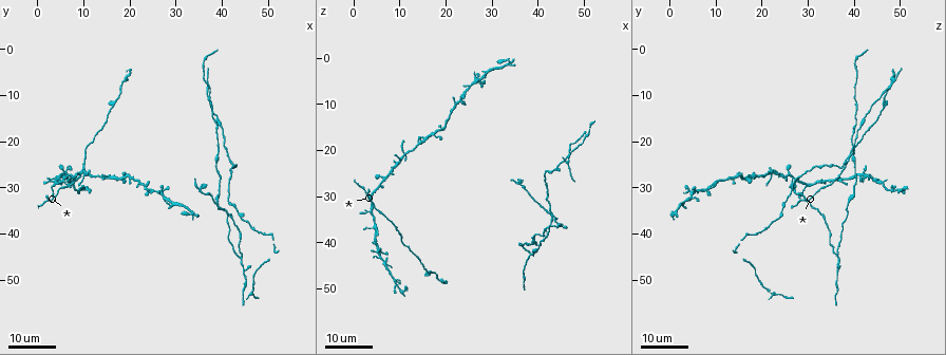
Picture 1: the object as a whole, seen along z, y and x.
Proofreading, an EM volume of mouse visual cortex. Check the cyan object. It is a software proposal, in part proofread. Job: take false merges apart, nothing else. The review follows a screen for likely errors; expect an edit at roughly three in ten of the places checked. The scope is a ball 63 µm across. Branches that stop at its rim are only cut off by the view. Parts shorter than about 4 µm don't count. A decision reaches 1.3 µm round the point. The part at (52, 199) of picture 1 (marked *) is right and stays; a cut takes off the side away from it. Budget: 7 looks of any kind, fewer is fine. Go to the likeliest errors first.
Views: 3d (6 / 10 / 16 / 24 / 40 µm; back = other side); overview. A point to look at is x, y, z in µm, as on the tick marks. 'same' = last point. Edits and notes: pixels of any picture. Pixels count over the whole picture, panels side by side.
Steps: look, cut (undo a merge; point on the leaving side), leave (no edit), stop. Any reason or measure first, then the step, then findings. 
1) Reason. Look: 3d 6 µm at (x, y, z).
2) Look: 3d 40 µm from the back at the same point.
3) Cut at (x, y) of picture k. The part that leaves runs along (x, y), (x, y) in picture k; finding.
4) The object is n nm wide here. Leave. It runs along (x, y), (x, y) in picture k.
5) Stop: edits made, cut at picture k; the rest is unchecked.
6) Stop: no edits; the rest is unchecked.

Three-way junction. Look: 3d 24 µm at (44.0, 45.0, 36.5).

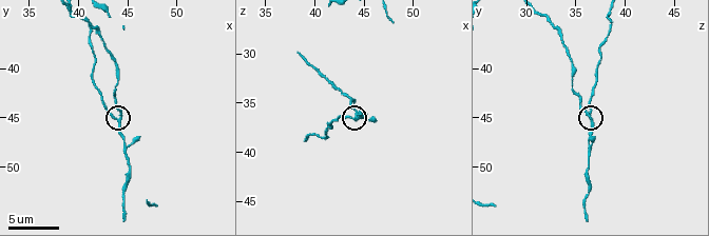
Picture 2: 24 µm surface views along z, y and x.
Look: 3d 6 µm at (43.8, 45.0, 36.6).

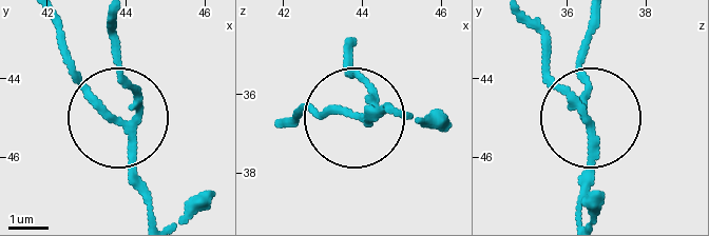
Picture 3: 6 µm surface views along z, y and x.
Leave. It runs along (112, 24), (132, 175), (149, 202) in picture 3; continuous, no second cell.

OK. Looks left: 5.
Three-way junction. Look: 3d 24 µm at (17.0, 28.0, 16.0).

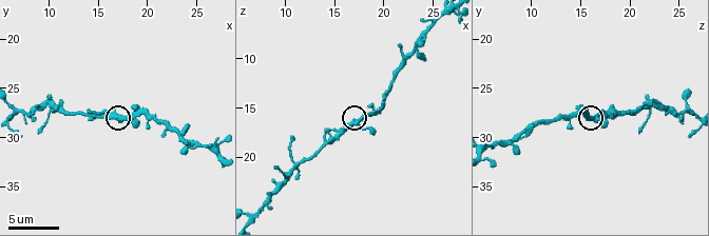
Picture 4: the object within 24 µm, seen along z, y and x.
Look: 3d 6 µm at (17.4, 28.2, 16.8).

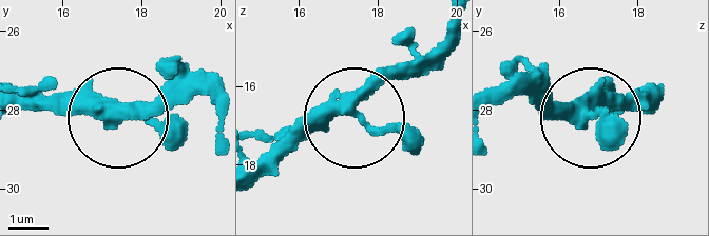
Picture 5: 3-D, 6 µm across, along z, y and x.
The side arm is 68 µm long. Leave. It runs along (656, 91), (616, 91), (586, 118), (545, 111), (522, 94) in picture 5; one cell here.

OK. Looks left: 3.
Three arms meet. Look: 3d 16 µm at (4.0, 29.5, 29.5).

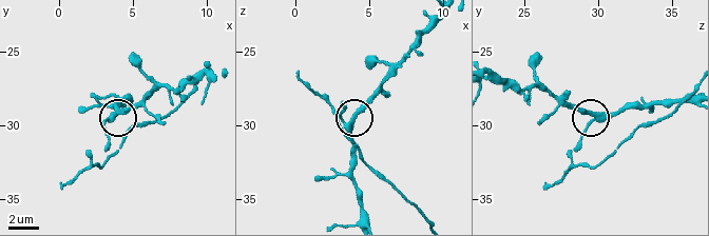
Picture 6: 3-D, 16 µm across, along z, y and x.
Look: 3d 10 µm at (4.0, 29.2, 29.8).

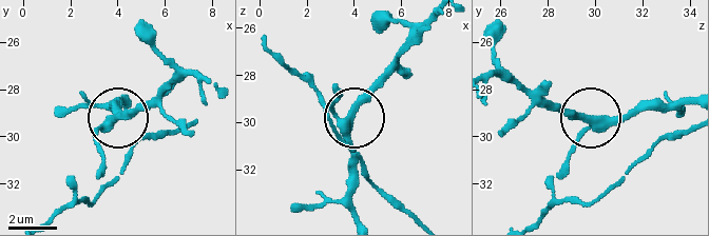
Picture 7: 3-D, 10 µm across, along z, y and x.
3 arms meet here. Leave. All the same cell.

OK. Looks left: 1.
Stop: no edits; the rest is unchecked.

